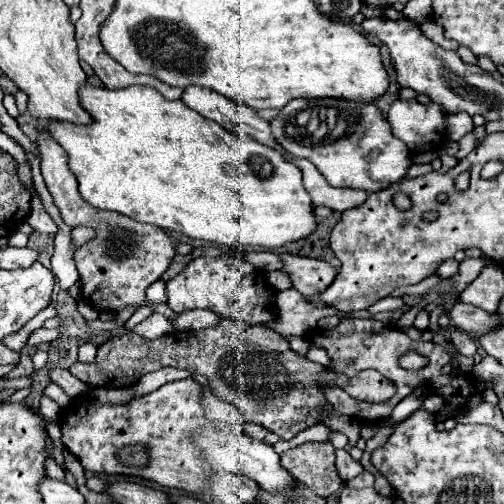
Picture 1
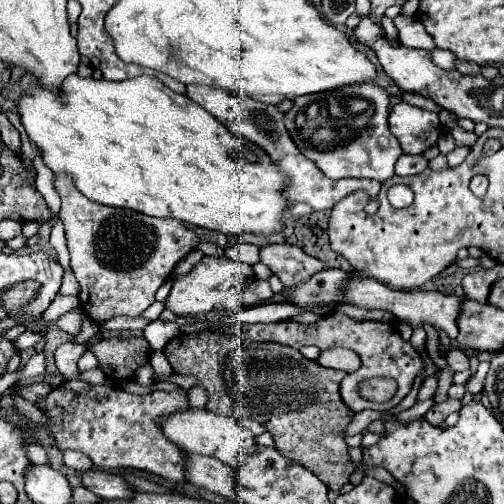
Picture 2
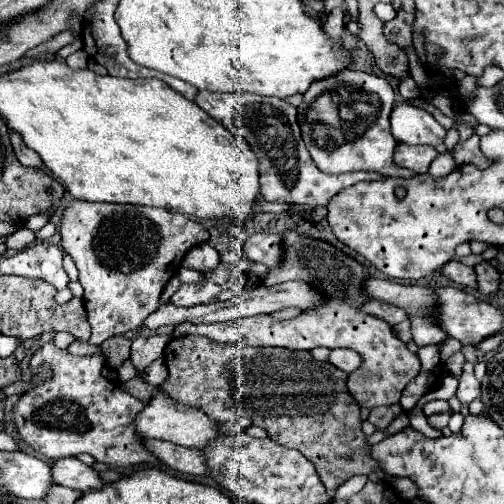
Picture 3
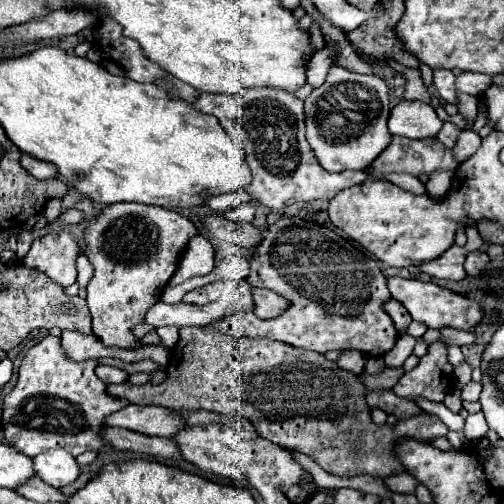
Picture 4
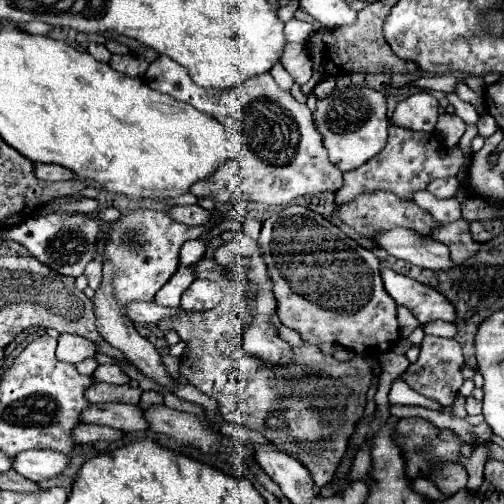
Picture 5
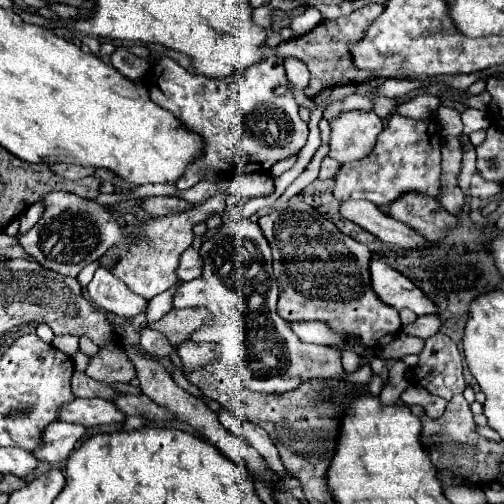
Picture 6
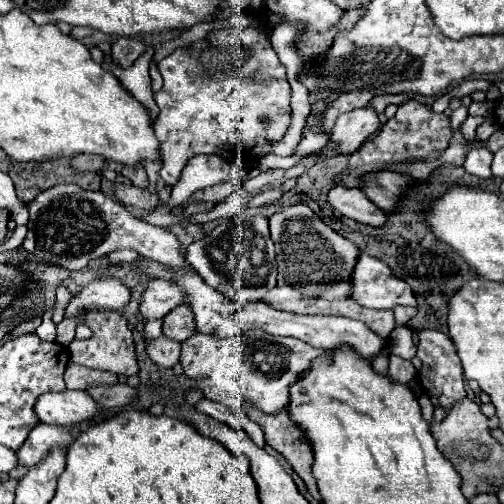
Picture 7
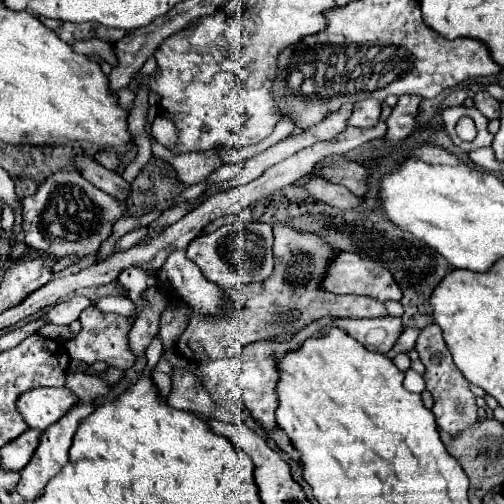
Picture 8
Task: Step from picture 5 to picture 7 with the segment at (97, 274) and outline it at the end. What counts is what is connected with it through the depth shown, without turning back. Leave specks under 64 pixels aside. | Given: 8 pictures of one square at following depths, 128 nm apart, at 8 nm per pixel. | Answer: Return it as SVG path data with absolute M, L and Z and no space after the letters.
M100 278L90 282L76 294L64 310L64 318L78 318L82 310L120 310L128 304L130 290L116 278Z

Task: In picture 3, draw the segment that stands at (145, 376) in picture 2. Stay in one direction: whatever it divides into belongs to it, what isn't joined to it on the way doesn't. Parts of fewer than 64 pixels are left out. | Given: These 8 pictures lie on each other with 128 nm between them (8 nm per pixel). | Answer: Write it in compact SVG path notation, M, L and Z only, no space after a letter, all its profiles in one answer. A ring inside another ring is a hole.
M152 336L152 338L136 338L132 342L130 360L134 362L136 370L142 372L146 366L150 366L156 358L164 354L166 344L170 342L170 336ZM156 392L150 404L138 412L138 416L134 418L134 426L136 426L136 432L144 438L168 440L168 442L188 446L188 448L204 448L210 440L214 440L220 434L216 430L216 422L210 420L204 412L200 412L198 408L176 404L164 392Z

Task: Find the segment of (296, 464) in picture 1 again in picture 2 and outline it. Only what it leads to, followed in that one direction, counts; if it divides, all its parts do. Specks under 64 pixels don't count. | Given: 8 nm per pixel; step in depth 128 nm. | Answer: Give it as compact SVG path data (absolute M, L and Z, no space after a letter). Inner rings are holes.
M212 332L180 334L164 346L164 354L176 374L196 376L208 392L206 410L226 414L236 420L252 418L272 434L276 448L304 464L330 490L348 484L350 474L358 468L348 450L344 430L354 412L340 396L340 382L346 372L320 366L304 358L298 350L280 344L252 344L246 338ZM104 338L90 346L100 368L112 380L132 378L138 364L150 356L150 346L144 338Z

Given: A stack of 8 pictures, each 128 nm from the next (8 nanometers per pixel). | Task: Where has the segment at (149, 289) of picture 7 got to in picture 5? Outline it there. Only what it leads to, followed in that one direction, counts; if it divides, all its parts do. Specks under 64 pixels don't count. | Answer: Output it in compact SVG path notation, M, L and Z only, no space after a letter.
M194 280L182 294L180 308L184 310L210 310L222 300L222 292L212 280Z

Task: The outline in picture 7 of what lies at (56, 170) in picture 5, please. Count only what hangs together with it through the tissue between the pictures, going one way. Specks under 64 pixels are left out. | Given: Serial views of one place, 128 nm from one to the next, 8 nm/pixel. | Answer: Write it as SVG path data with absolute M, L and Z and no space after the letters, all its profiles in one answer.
M78 154L74 160L72 160L72 166L80 172L84 170L92 170L92 172L98 172L102 170L104 166L104 158L102 156L94 156L94 154Z

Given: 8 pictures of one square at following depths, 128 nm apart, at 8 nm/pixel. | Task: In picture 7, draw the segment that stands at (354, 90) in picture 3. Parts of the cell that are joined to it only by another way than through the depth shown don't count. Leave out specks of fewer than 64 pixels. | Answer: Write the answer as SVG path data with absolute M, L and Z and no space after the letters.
M372 106L356 108L352 112L346 112L346 114L338 116L336 126L332 130L332 136L330 136L330 140L336 142L338 146L336 146L336 150L332 150L332 144L330 144L328 150L324 152L324 156L354 152L378 128L380 128L378 114L376 114L376 110Z

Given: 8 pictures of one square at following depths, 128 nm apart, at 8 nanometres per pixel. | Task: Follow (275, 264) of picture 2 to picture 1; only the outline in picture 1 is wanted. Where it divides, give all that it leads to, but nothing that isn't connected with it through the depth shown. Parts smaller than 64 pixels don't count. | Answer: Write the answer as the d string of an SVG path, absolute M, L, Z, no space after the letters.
M284 252L280 254L280 260L282 260L280 270L288 274L288 278L292 280L292 286L306 298L322 294L338 274L328 262L316 260L316 258L294 256Z

